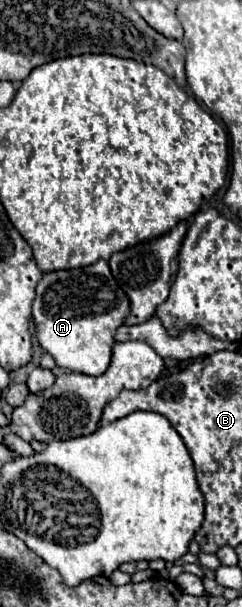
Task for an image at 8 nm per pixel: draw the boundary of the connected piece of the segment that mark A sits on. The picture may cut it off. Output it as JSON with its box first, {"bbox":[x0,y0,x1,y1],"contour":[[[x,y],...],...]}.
{"bbox":[32,261,128,375],"contour":[[[106,261],[80,269],[44,273],[32,303],[40,347],[54,357],[58,367],[84,375],[102,375],[108,369],[116,327],[124,323],[128,311],[128,297],[118,287]]]}

